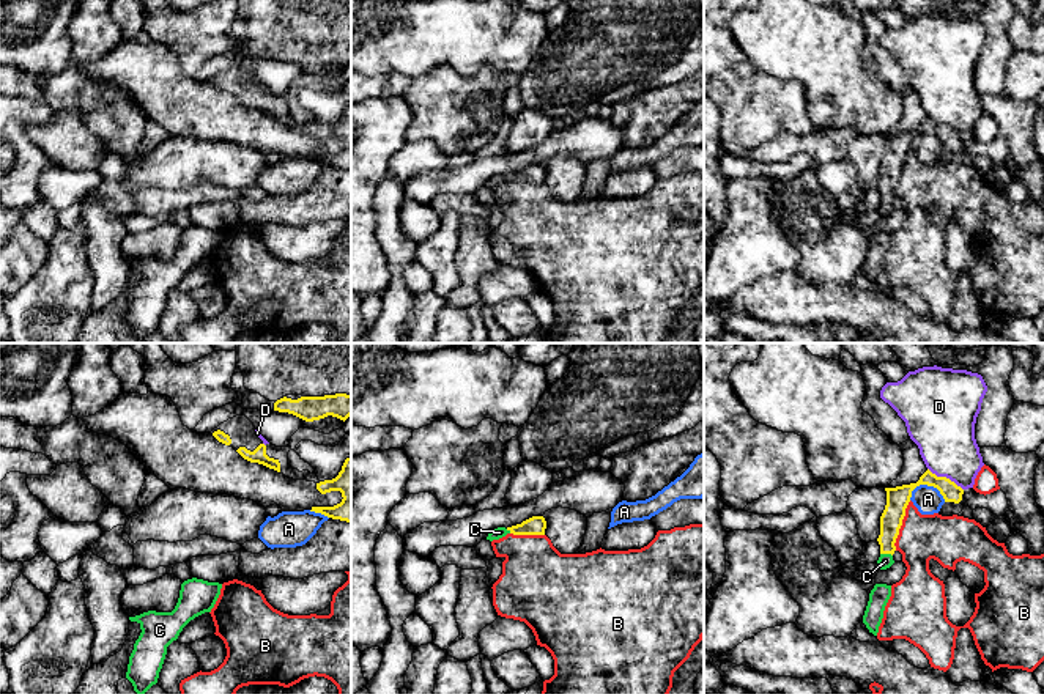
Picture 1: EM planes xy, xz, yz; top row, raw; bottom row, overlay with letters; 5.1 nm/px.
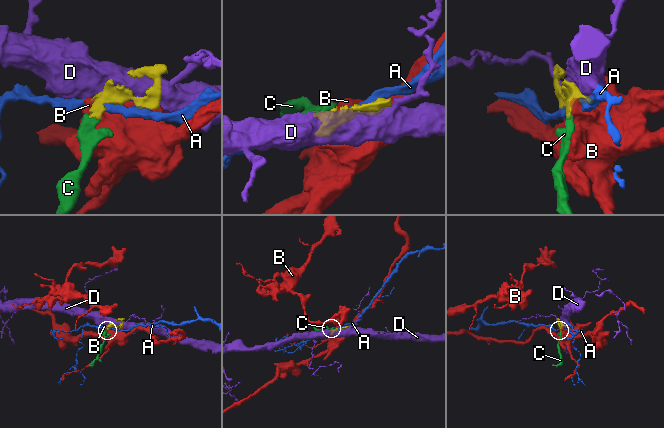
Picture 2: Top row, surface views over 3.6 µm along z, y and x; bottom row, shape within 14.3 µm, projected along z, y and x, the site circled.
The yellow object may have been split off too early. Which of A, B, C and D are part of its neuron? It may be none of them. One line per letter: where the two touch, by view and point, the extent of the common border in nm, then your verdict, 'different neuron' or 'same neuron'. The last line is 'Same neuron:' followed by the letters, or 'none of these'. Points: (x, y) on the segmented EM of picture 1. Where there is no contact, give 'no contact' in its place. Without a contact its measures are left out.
A: meets yellow in yz at (928, 485); contact 190 nm long; different neuron
B: meets yellow in yz at (901, 524); contact 260 nm long; different neuron
C: meets yellow in yz at (887, 553); contact 70 nm long; same neuron
D: meets yellow in yz at (945, 477); contact 220 nm long; different neuron
Same neuron: C

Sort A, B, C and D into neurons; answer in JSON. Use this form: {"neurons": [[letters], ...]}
{"neurons": [["A"], ["B"], ["C"], ["D"]]}

